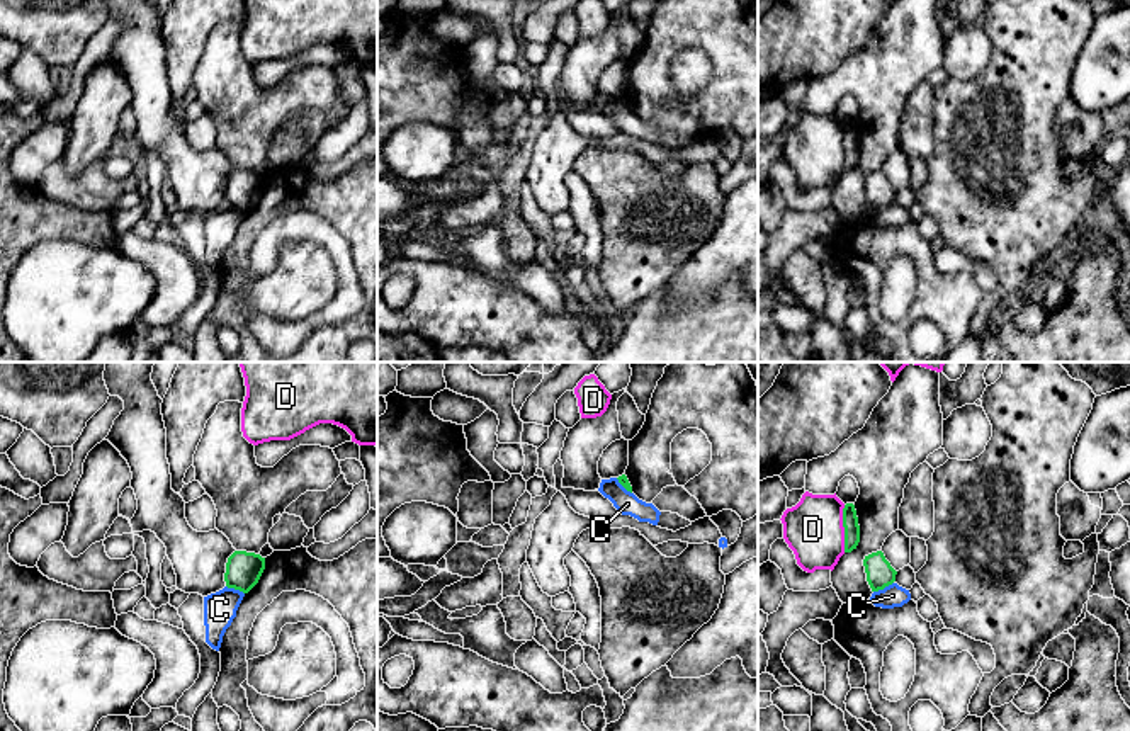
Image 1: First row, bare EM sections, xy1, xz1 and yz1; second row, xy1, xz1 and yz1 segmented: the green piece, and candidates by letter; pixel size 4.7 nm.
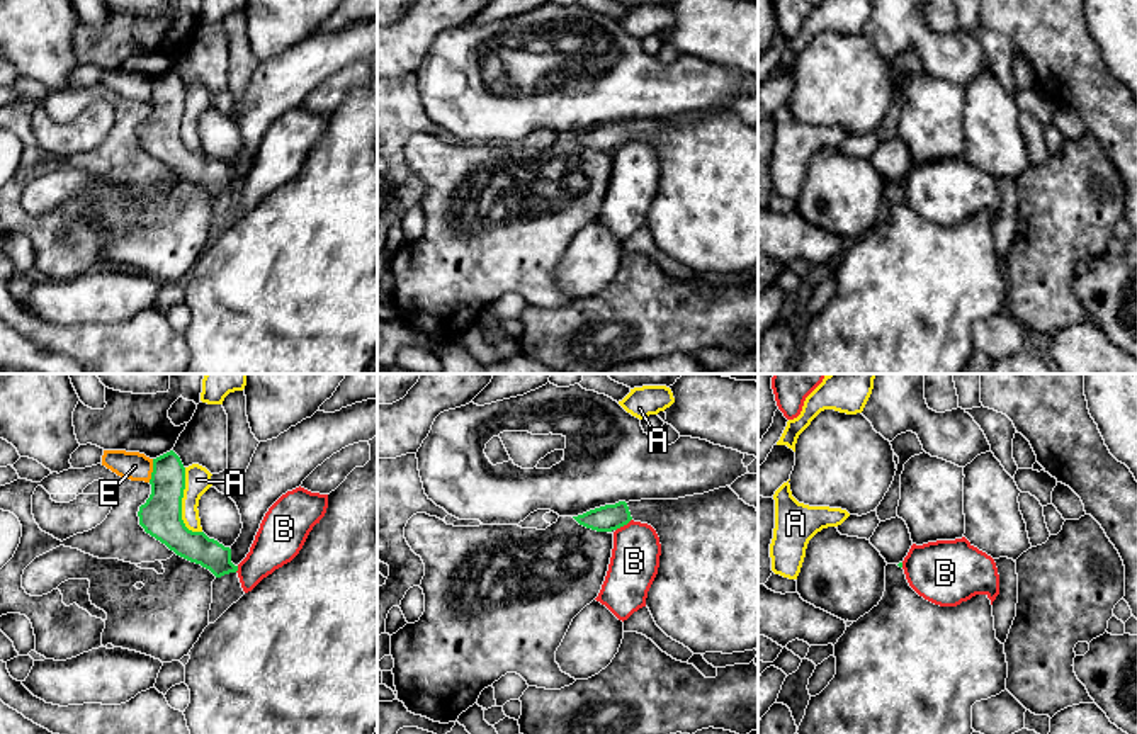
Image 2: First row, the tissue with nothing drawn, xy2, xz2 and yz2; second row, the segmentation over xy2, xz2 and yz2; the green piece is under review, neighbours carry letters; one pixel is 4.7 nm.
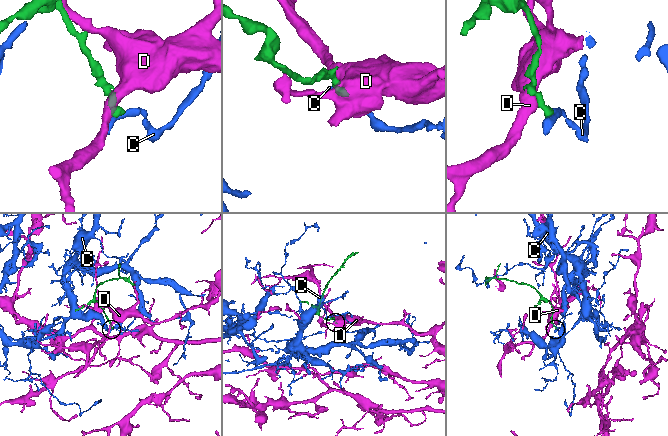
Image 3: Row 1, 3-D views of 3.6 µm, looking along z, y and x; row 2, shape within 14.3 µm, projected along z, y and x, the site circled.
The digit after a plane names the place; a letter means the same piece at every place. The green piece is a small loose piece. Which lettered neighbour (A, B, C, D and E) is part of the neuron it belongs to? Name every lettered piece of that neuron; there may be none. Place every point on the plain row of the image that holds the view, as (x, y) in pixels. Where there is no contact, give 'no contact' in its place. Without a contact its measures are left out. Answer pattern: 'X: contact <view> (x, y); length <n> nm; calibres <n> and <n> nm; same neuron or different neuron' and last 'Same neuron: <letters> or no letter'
A: contact xy2 (181, 124); length 320 nm; calibres 200 and 130 nm; different neuron
B: contact xz2 (622, 145); length 100 nm; calibres 130 and 220 nm; different neuron
C: contact yz1 (882, 208); length 110 nm; calibres 130 and 110 nm; different neuron
D: contact yz1 (845, 148); length 220 nm; calibres 80 and 280 nm; different neuron
E: contact xy2 (153, 90); length 110 nm; calibres 200 and 140 nm; different neuron
Same neuron: no letter

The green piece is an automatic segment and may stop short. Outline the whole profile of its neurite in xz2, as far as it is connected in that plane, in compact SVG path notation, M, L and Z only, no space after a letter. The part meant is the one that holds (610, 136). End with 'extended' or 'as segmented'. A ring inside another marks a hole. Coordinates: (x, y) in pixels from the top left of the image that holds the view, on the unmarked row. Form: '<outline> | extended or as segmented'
M729 105L678 119L619 121L573 138L597 151L631 139L656 150L661 175L646 226L668 257L693 274L758 270L758 129Z | extended

